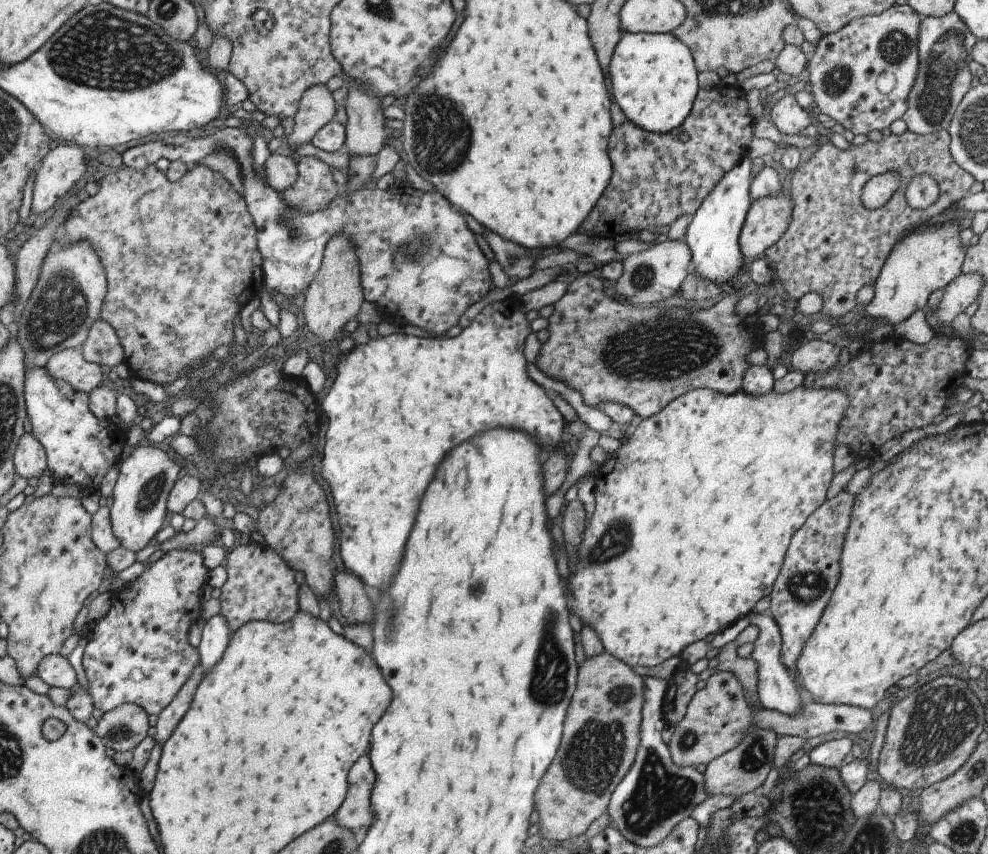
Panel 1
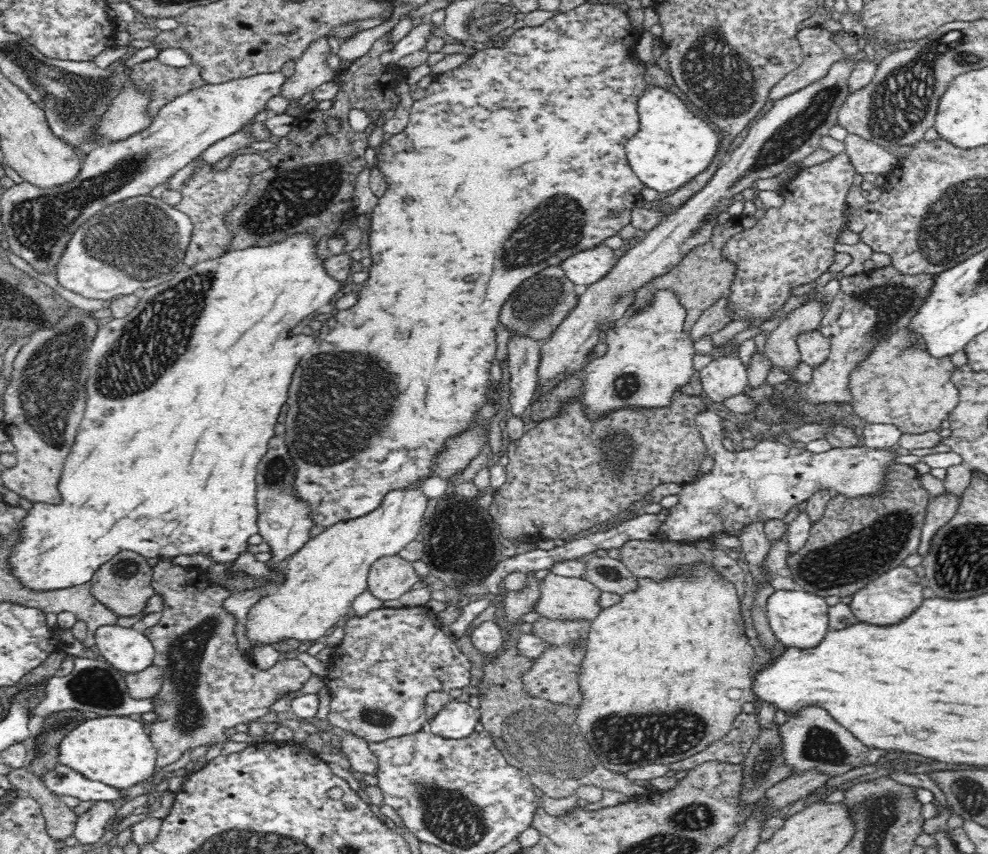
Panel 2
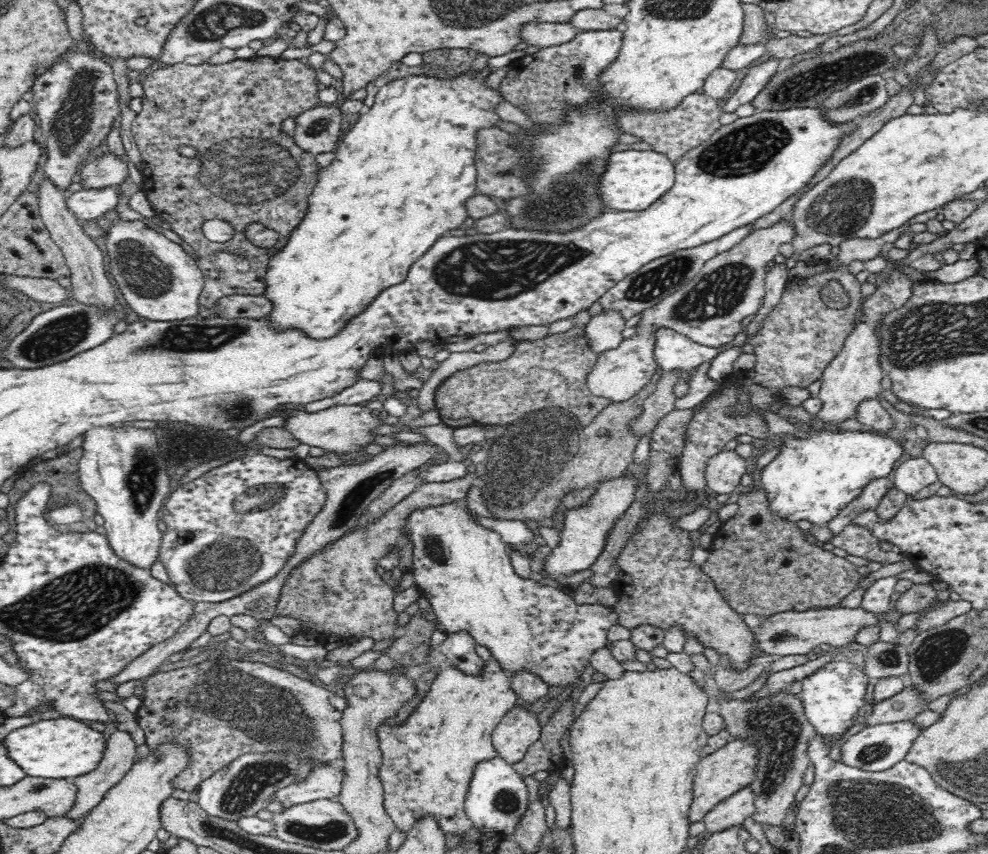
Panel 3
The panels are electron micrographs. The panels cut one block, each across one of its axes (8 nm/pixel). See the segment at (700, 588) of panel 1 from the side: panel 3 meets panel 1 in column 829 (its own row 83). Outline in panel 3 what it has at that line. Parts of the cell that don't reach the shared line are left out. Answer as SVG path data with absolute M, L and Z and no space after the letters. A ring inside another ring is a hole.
M490 67L482 68L477 74L470 75L468 71L451 76L439 78L436 76L414 75L393 80L378 89L375 100L371 107L361 112L357 122L342 137L341 144L337 146L334 153L336 158L330 166L321 168L319 180L312 190L310 205L302 222L290 234L286 246L270 258L269 268L266 276L266 292L264 297L272 301L274 310L266 316L268 321L272 320L276 328L302 328L308 336L314 338L330 338L342 330L346 320L354 318L362 309L371 303L385 288L401 284L406 280L412 264L446 232L456 230L466 218L469 217L466 200L476 194L476 166L474 160L478 151L477 133L480 128L495 128L500 126L500 116L496 113L496 106L504 100L499 88L494 90L486 85L486 76L490 76Z

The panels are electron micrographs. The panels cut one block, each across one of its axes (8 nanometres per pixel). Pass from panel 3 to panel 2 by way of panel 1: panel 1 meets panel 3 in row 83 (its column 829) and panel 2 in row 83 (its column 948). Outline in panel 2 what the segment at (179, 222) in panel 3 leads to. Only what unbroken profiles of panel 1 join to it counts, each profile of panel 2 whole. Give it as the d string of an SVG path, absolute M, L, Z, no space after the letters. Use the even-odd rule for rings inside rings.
M157 58L134 65L130 75L136 89L150 89L150 104L146 113L152 118L171 100L207 83L201 77L201 68L197 64L174 68L162 64Z

